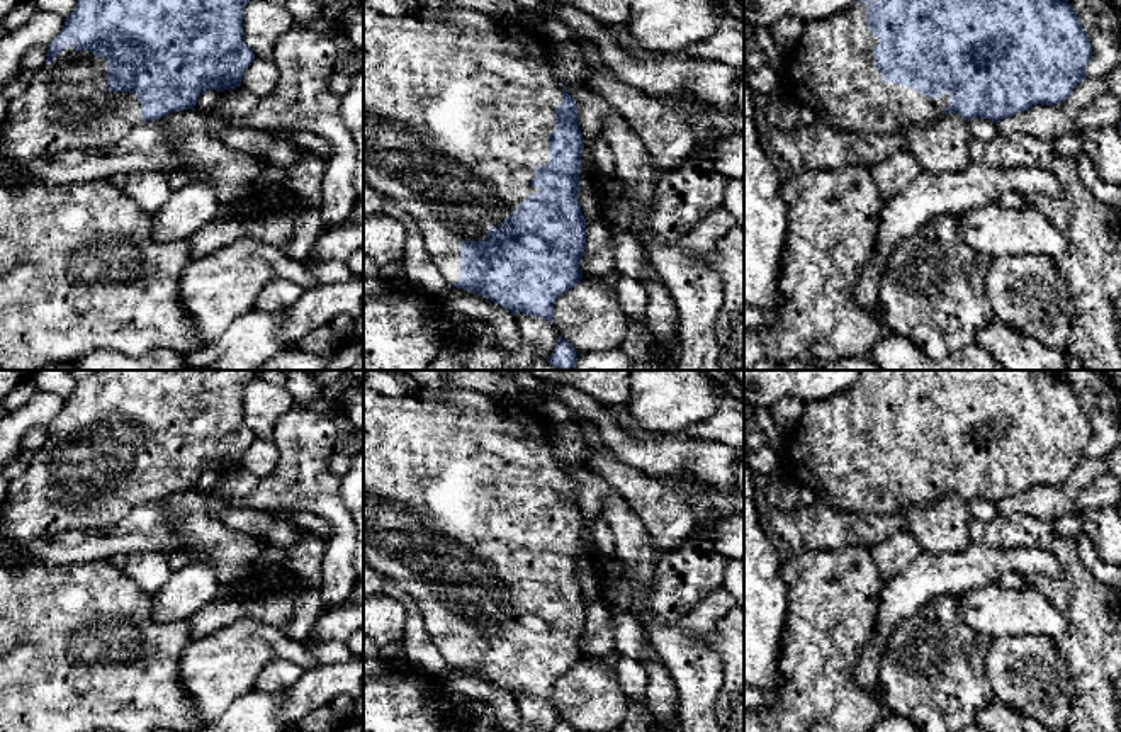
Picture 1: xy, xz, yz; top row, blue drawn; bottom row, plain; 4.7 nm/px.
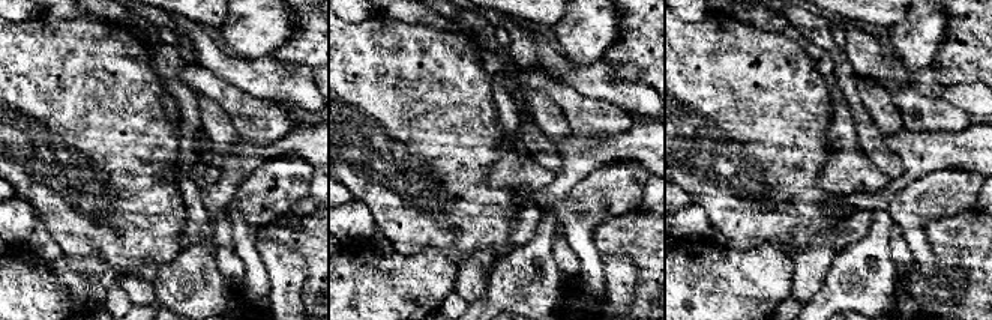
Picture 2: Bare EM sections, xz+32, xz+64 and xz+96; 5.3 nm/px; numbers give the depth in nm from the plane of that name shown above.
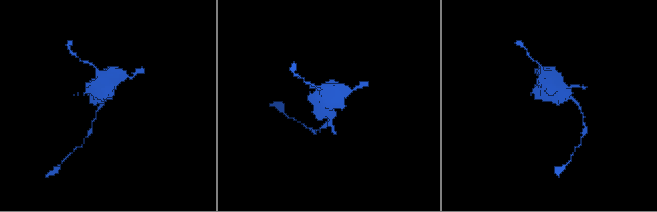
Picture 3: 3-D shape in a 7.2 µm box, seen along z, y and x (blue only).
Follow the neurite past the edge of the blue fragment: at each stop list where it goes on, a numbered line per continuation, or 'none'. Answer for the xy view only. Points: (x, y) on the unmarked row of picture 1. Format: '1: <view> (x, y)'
1: xy (67, 486)

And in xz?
1: xz (457, 486)

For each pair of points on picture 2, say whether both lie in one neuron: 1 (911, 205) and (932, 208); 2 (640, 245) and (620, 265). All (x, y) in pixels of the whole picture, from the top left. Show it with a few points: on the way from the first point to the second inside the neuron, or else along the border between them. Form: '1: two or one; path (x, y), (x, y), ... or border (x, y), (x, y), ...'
1: one; path (916, 205), (928, 205)
2: two; border (601, 253), (625, 254), (637, 266), (635, 292)

